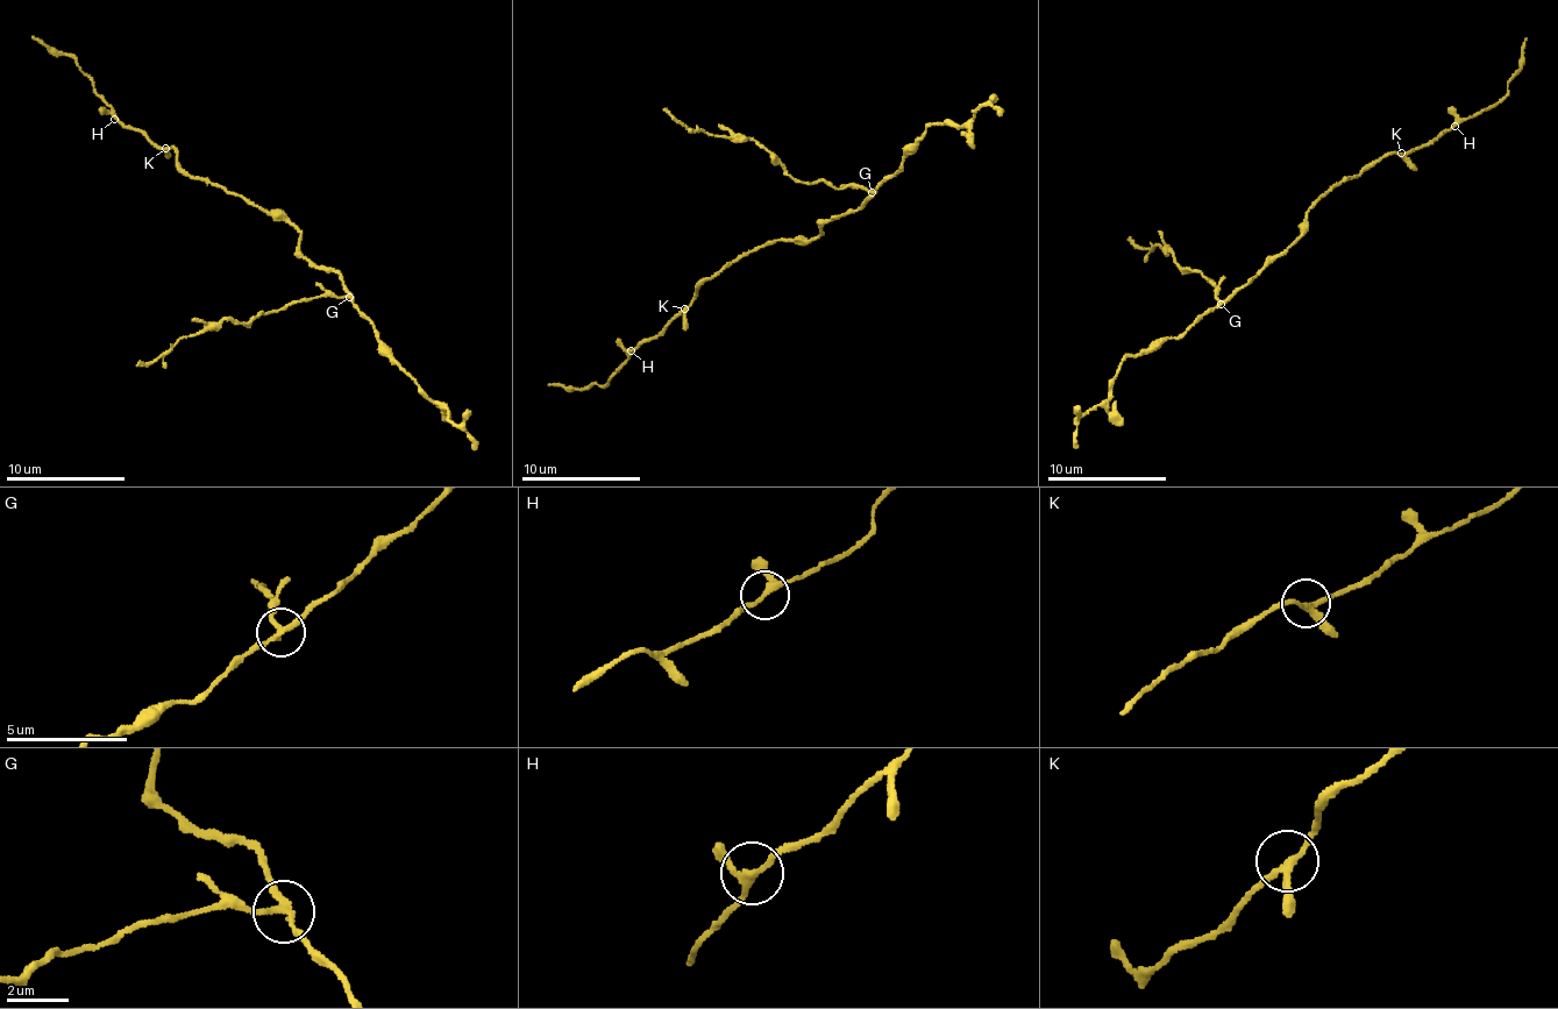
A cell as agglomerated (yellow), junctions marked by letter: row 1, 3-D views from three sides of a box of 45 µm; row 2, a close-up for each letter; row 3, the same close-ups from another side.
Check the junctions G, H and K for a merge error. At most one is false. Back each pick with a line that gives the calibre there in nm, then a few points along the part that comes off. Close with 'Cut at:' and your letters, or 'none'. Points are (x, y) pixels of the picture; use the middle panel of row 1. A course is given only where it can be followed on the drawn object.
G: Thickness 190 nm. Course of the part to remove: (872, 193), (860, 186), (836, 190), (796, 182), (749, 137), (682, 125), (664, 107)
Cut at: G

